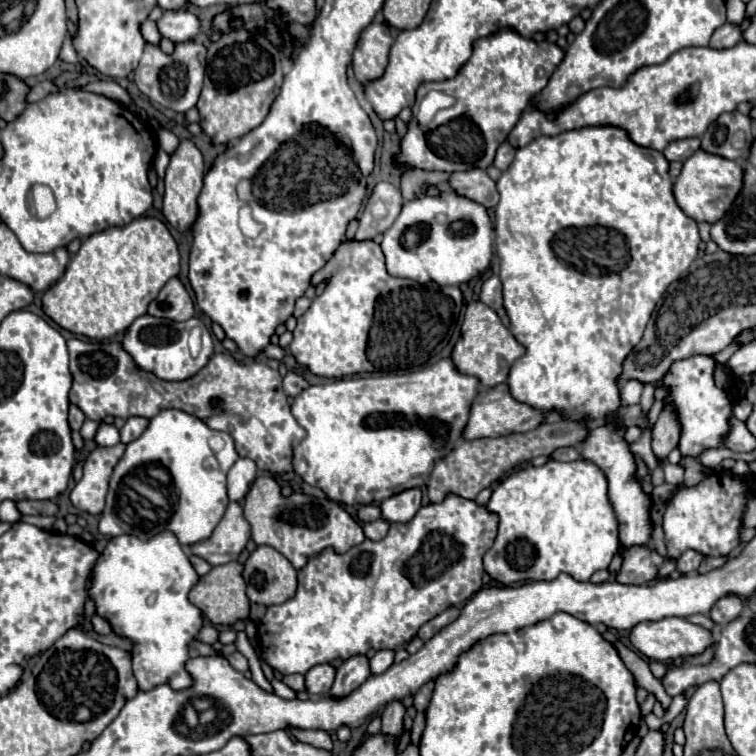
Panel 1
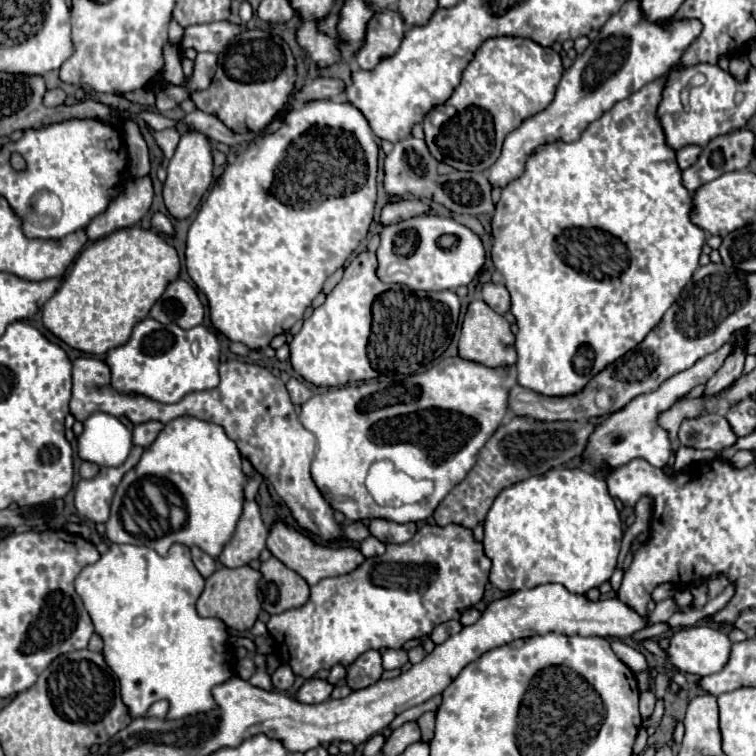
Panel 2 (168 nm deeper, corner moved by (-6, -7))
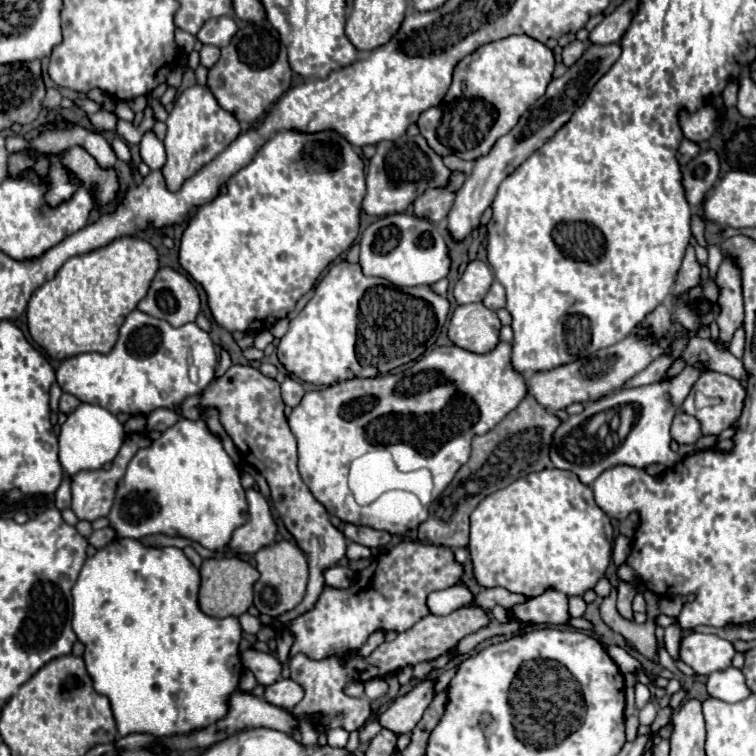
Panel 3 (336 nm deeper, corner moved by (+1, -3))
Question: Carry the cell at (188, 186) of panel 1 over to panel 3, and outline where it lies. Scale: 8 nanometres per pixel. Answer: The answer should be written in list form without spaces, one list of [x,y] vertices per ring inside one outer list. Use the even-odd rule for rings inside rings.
[[[194,84],[192,88],[186,88],[174,102],[174,110],[168,114],[166,120],[168,132],[164,138],[166,146],[166,166],[162,168],[164,178],[168,188],[176,190],[180,184],[188,178],[194,176],[204,164],[208,164],[214,156],[218,156],[240,132],[240,122],[234,118],[234,114],[222,110],[212,96],[208,86]]]

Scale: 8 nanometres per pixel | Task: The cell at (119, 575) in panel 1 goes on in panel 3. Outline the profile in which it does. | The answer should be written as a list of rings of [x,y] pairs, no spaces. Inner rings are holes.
[[[118,538],[112,544],[108,544],[106,548],[100,548],[94,556],[90,556],[84,562],[82,572],[80,572],[80,576],[72,588],[72,598],[74,598],[72,630],[76,632],[78,640],[84,644],[84,656],[82,658],[86,662],[86,670],[92,678],[94,690],[98,694],[104,694],[110,700],[120,738],[124,738],[128,734],[136,734],[136,732],[138,734],[152,734],[158,738],[176,736],[176,734],[190,734],[194,730],[200,730],[200,728],[206,728],[206,726],[218,722],[220,718],[224,718],[228,714],[230,694],[238,688],[240,676],[244,672],[242,662],[240,662],[240,650],[238,650],[238,644],[242,638],[242,626],[240,626],[236,616],[212,618],[212,616],[204,614],[198,606],[198,588],[200,588],[200,574],[192,566],[192,562],[184,556],[184,552],[180,548],[146,548],[138,540]]]

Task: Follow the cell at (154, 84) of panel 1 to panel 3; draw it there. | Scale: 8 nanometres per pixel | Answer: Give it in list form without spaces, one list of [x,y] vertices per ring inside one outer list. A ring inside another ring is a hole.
[[[208,44],[202,46],[202,50],[200,50],[200,62],[204,66],[212,68],[218,62],[218,58],[220,58],[220,48],[218,46],[208,46]]]

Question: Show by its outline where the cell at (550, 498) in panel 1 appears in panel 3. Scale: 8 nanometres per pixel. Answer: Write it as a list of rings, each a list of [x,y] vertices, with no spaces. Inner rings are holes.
[[[540,470],[518,478],[510,486],[486,496],[470,516],[470,558],[474,578],[484,588],[502,586],[510,592],[540,596],[546,590],[560,590],[566,596],[582,596],[604,576],[612,558],[614,528],[610,518],[594,502],[590,486],[580,484],[578,476],[568,470]]]

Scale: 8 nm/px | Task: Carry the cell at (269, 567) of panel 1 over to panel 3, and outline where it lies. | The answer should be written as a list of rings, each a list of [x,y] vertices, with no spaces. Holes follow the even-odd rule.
[[[280,540],[256,552],[256,562],[258,562],[256,568],[260,572],[260,580],[254,586],[254,606],[258,608],[258,612],[276,618],[296,608],[296,604],[300,604],[300,600],[304,598],[306,582],[308,582],[308,562],[302,550],[290,540]]]

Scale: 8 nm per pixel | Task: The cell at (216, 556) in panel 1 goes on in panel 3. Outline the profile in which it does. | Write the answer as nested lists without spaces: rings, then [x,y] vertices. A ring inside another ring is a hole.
[[[256,488],[246,490],[246,500],[250,506],[250,520],[232,534],[228,546],[234,554],[256,554],[260,548],[272,544],[278,532],[270,504]]]

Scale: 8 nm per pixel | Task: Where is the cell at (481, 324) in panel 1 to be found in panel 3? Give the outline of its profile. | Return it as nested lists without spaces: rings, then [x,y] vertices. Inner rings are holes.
[[[482,302],[478,304],[464,304],[458,306],[450,318],[448,326],[448,338],[476,354],[490,352],[498,344],[498,330],[500,330],[500,320],[494,310],[488,310]]]

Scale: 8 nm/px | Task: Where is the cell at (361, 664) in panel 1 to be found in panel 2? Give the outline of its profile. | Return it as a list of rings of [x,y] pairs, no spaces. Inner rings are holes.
[[[371,650],[365,652],[363,656],[359,656],[359,660],[355,660],[349,668],[347,668],[347,686],[351,690],[361,690],[367,688],[371,682],[377,682],[383,674],[383,666],[381,666],[381,654]]]

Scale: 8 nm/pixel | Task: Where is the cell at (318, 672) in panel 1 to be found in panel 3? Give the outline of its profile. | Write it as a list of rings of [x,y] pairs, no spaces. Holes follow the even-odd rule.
[[[288,678],[288,680],[278,680],[270,686],[266,686],[262,698],[272,706],[290,710],[304,698],[304,690],[294,680]]]

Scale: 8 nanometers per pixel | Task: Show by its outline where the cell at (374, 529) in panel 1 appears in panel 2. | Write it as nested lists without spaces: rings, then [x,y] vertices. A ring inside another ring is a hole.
[[[369,536],[359,544],[359,550],[363,552],[365,558],[367,556],[381,556],[385,552],[385,544],[381,540],[377,540],[375,536]]]

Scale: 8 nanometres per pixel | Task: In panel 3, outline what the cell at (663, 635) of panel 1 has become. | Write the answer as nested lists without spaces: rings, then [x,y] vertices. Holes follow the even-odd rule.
[[[690,632],[680,642],[682,662],[686,662],[702,676],[730,668],[734,654],[734,646],[716,634]]]

